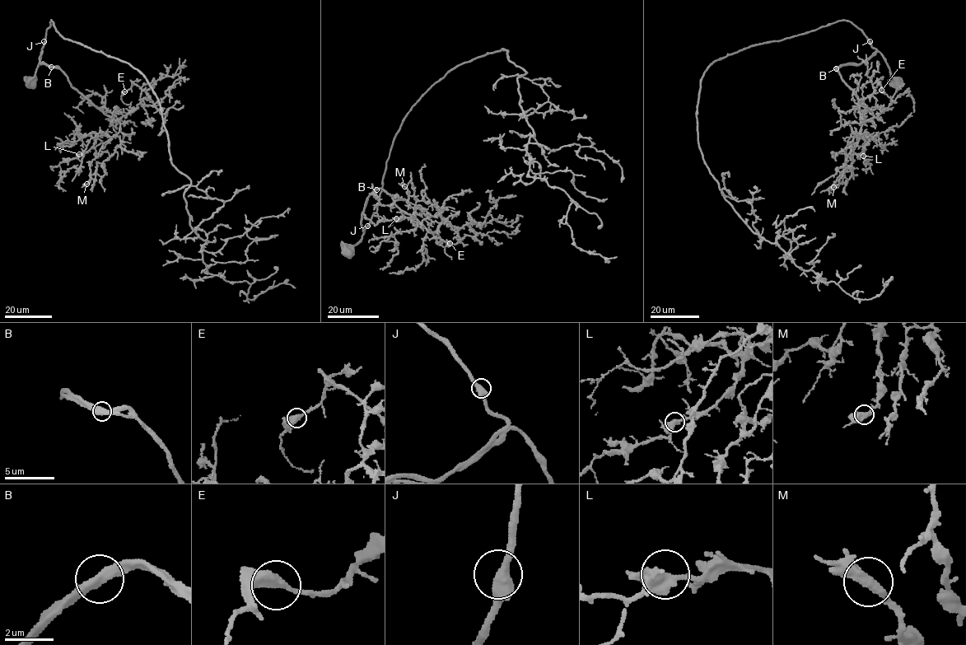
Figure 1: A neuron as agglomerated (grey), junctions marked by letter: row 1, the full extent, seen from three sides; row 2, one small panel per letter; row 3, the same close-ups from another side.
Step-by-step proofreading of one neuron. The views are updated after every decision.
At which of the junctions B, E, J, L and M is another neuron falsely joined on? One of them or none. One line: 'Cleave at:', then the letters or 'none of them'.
Cleave at: none of them

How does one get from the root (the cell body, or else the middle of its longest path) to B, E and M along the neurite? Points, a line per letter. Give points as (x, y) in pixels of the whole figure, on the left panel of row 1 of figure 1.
B: (30, 82), (41, 52), (39, 61), (52, 67)
E: (30, 82), (42, 52), (41, 63), (59, 68), (74, 88), (114, 119), (147, 97), (136, 84), (124, 91)
M: (30, 82), (42, 52), (41, 63), (59, 68), (74, 88), (119, 122), (119, 131), (92, 161), (86, 184)

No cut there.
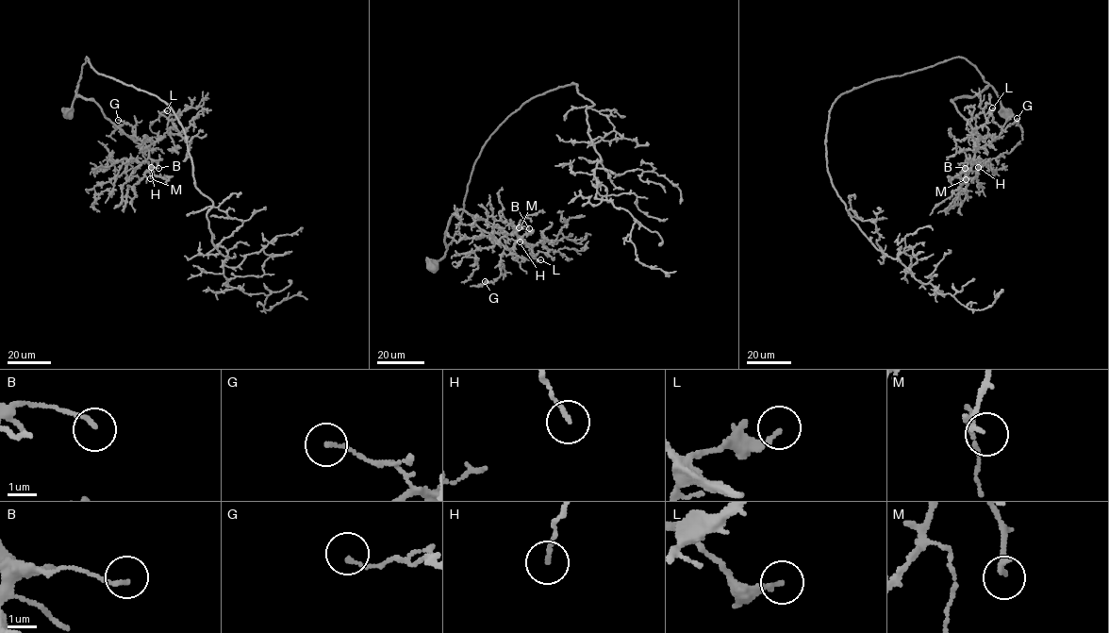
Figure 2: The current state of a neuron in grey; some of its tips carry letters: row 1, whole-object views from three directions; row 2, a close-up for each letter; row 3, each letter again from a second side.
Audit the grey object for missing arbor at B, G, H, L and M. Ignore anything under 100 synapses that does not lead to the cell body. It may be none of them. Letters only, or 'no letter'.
M

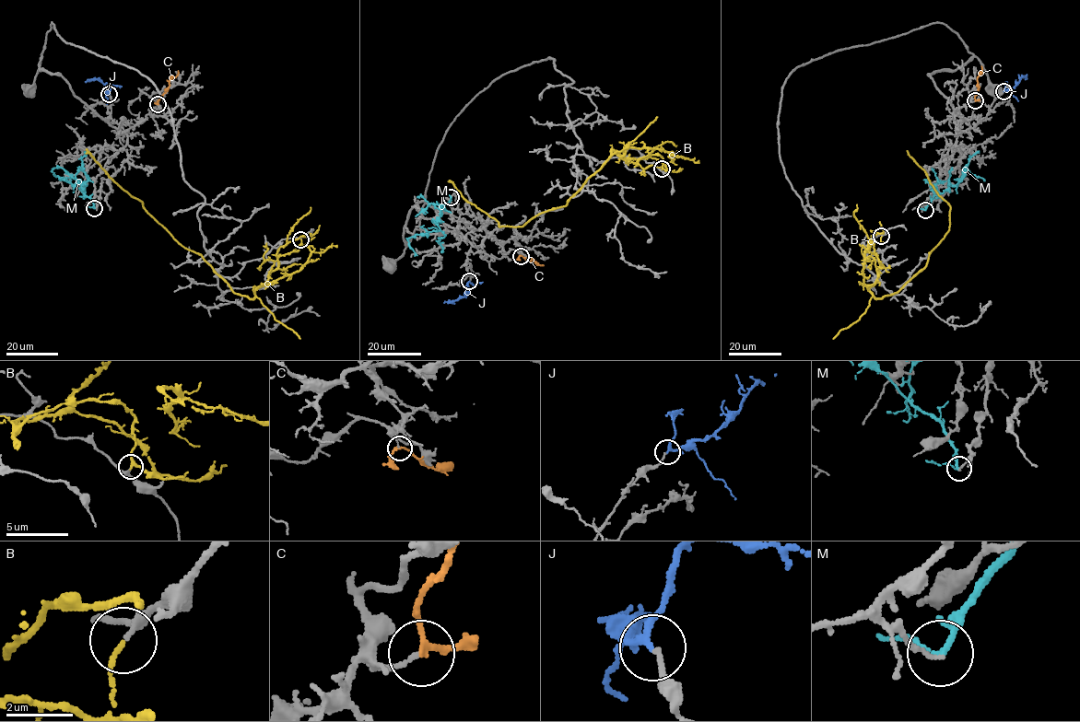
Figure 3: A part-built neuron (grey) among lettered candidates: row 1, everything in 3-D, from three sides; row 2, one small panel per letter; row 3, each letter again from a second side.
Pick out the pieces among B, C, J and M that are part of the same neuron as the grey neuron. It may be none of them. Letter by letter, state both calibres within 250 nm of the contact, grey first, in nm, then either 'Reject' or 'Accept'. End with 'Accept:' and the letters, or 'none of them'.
B: Thickness 170 nm (grey) against 90 nm. Reject
C: Thickness 110 nm (grey) against 140 nm. Reject
J: Thickness 140 nm (grey) against 170 nm. Accept
M: Thickness 120 nm (grey) against 150 nm. Reject
Accept: J

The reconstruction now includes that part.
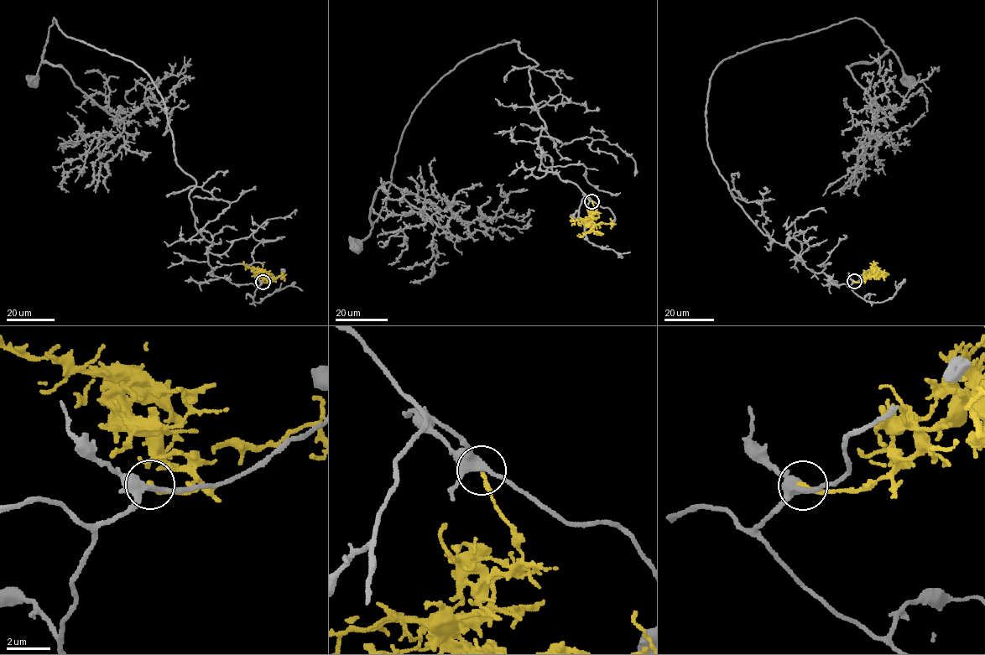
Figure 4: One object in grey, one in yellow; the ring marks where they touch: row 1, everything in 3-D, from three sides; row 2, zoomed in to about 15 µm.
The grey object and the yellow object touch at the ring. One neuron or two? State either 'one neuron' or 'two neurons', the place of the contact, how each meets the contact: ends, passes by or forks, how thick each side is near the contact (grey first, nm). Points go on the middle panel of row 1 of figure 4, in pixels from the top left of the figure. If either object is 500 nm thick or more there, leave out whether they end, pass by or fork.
two neurons | (591, 201) | grey forks | yellow ends | 320/170 nm

